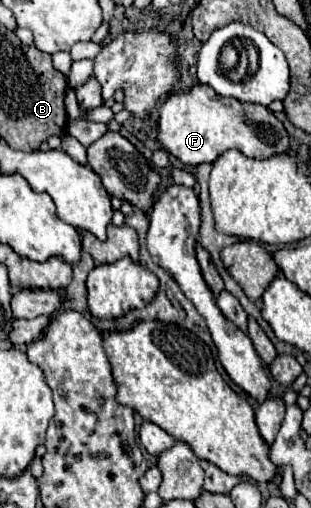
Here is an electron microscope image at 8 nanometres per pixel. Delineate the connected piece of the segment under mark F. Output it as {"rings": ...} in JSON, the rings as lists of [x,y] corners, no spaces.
{"rings":[[[195,85],[189,93],[175,93],[165,99],[159,113],[159,141],[181,163],[193,167],[213,163],[229,149],[237,149],[253,159],[289,153],[289,133],[267,107],[221,97],[211,87],[203,85]]]}

